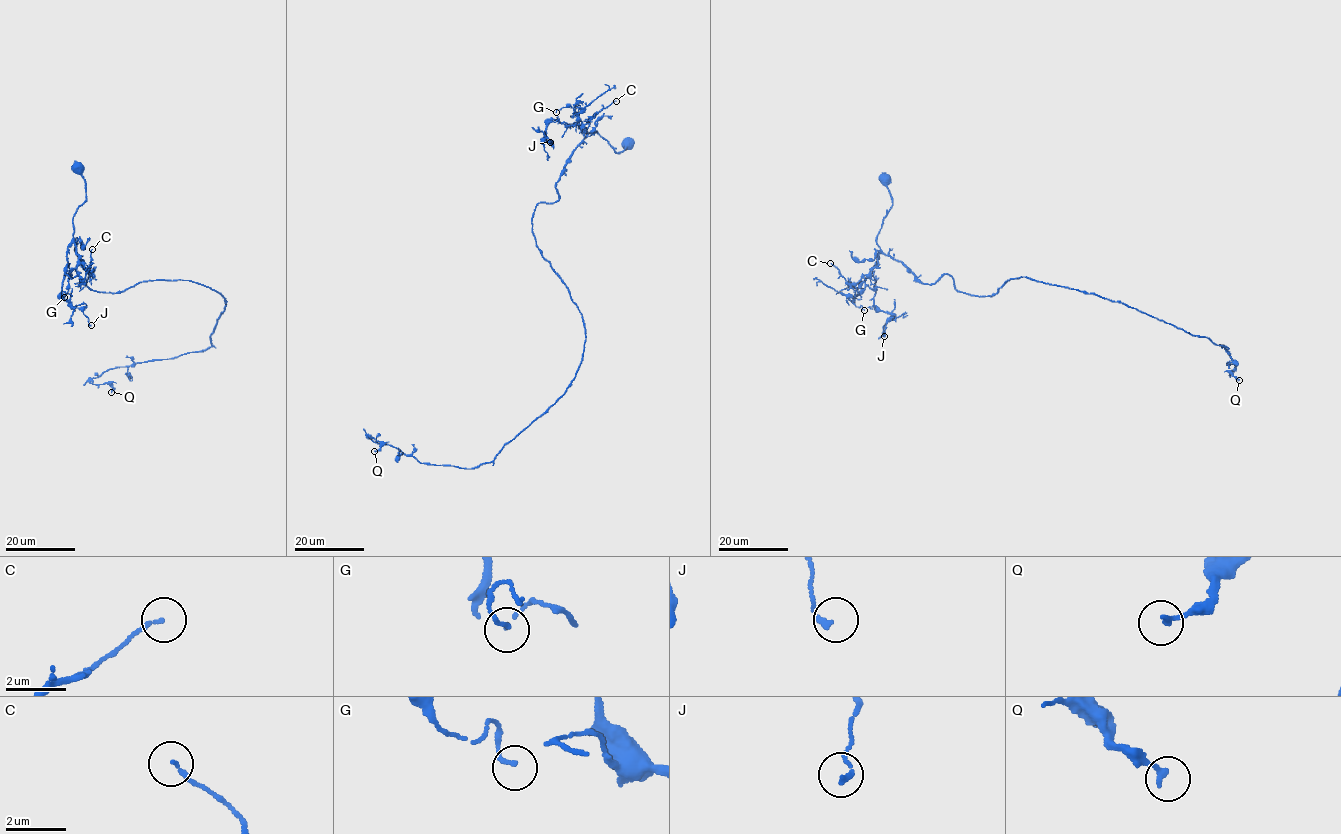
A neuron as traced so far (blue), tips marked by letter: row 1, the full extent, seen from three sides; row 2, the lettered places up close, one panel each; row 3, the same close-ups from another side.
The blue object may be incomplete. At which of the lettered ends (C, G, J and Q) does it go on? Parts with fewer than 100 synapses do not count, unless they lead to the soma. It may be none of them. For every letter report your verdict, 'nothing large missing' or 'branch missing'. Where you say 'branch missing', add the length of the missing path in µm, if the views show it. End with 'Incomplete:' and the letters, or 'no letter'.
C: nothing large missing
G: nothing large missing
J: nothing large missing
Q: nothing large missing
Incomplete: no letter

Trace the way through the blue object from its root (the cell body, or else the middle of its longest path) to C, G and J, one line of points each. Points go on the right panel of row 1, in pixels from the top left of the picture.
C: (884, 179), (893, 205), (877, 234), (876, 244), (880, 248), (878, 265), (857, 283), (849, 283), (830, 263)
G: (884, 179), (893, 205), (877, 234), (878, 265), (853, 298), (854, 304), (864, 310)
J: (884, 179), (893, 205), (877, 234), (880, 252), (873, 267), (874, 304), (891, 315), (884, 336)

